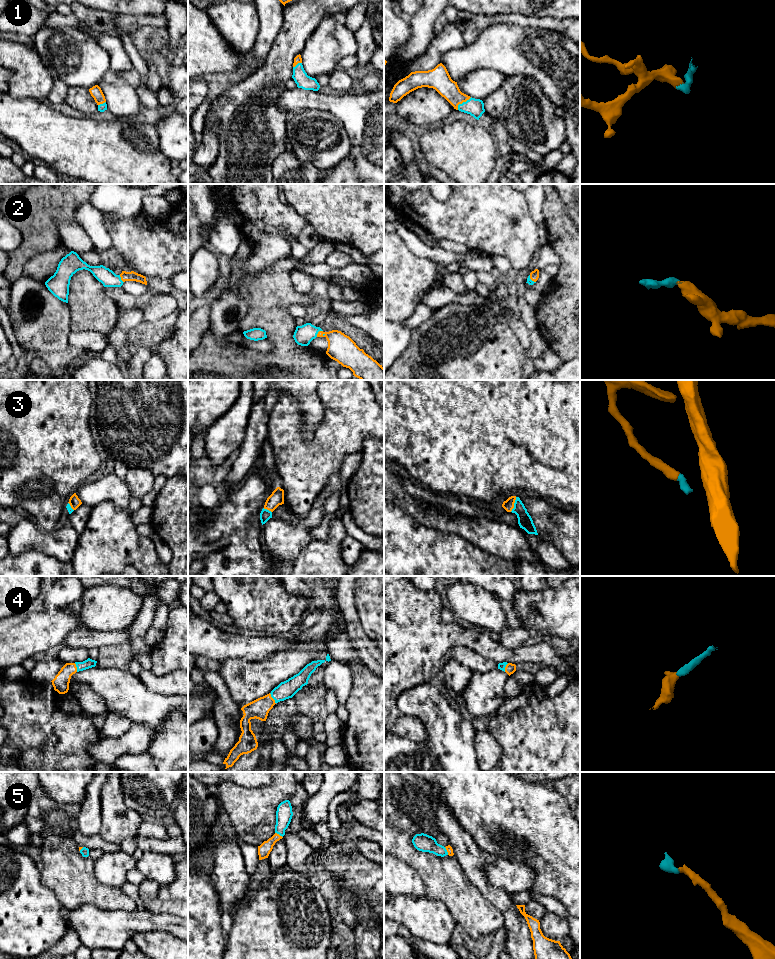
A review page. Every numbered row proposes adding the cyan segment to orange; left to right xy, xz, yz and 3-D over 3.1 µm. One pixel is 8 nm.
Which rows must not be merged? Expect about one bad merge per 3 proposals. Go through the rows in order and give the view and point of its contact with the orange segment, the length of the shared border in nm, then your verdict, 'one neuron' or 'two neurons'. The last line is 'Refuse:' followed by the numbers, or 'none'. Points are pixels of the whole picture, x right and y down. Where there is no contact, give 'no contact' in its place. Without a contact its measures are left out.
1: yz (462, 102) | 160 nm | one neuron
2: xz (318, 332) | 80 nm | one neuron
3: yz (513, 504) | 130 nm | one neuron
4: xz (272, 698) | 100 nm | one neuron
5: xz (278, 834) | 80 nm | one neuron
Refuse: none

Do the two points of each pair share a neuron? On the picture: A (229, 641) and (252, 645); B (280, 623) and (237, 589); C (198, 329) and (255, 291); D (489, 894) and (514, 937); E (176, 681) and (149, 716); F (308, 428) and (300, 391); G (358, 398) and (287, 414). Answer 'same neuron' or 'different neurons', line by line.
A: same neuron
B: same neuron
C: different neurons
D: same neuron
E: different neurons
F: same neuron
G: same neuron

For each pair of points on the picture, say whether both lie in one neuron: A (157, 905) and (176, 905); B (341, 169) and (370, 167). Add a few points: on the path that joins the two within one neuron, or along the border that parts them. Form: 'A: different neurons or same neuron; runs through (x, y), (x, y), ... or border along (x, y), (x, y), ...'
A: same neuron; runs through (162, 905), (171, 905)
B: different neurons; border along (349, 155), (354, 162), (354, 170), (357, 173)

